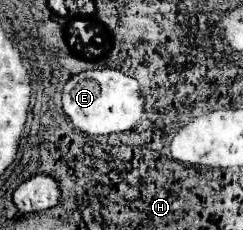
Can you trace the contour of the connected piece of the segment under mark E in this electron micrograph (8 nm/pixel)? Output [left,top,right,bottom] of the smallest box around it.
[63,70,145,134]

